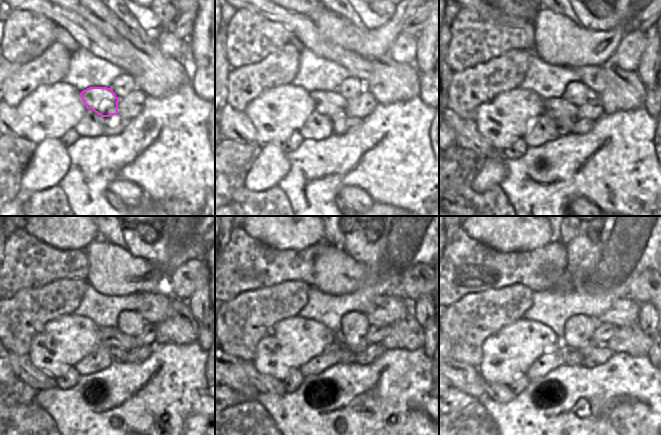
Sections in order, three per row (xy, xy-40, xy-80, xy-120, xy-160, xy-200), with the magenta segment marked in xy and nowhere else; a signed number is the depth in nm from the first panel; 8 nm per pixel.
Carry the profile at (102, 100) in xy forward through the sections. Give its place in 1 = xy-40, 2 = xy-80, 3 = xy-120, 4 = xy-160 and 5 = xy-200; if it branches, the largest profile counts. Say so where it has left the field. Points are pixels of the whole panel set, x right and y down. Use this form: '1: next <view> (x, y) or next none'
1: next xy-40 (329, 103)
2: next xy-80 (557, 108)
3: next xy-120 (110, 336)
4: next xy-160 (360, 347)
5: next xy-200 (587, 349)

